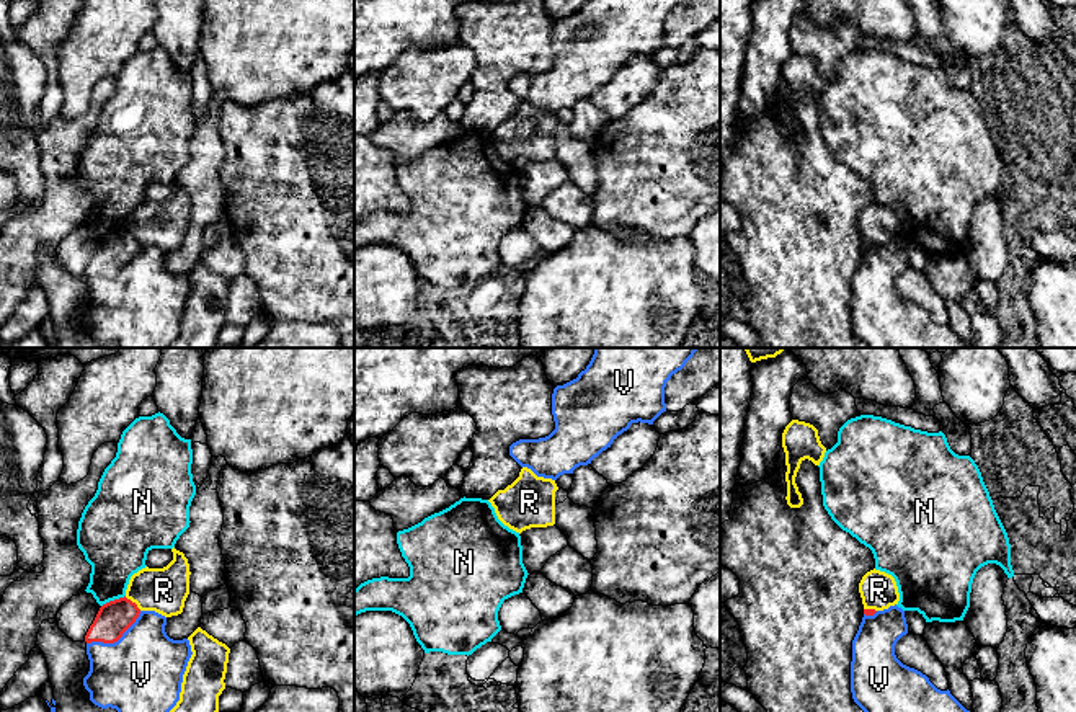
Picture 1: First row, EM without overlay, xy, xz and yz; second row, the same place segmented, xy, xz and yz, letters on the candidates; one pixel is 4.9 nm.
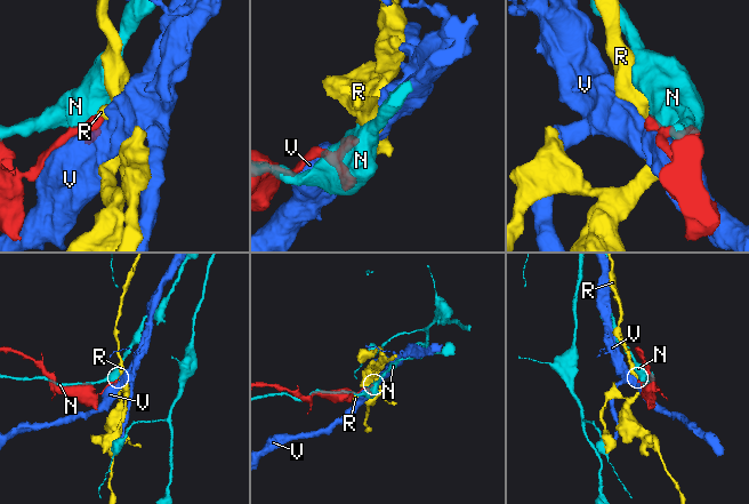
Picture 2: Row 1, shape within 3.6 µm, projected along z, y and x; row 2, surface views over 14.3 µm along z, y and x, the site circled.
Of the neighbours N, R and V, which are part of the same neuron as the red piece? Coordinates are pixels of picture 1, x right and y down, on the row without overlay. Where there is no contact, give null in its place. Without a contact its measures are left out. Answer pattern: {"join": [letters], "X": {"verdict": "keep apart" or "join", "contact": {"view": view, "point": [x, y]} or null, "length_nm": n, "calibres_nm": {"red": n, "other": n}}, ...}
{"join": [], "N": {"verdict": "keep apart", "contact": {"view": "xy", "point": [115, 234]}, "length_nm": 130, "calibres_nm": {"red": 170, "other": 300}}, "R": {"verdict": "keep apart", "contact": {"view": "xy", "point": [131, 235]}, "length_nm": 110, "calibres_nm": {"red": 170, "other": 220}}, "V": {"verdict": "keep apart", "contact": {"view": "xy", "point": [116, 275]}, "length_nm": 320, "calibres_nm": {"red": 170, "other": 400}}}

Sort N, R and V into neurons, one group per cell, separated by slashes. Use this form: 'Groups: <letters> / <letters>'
Groups: N / R / V

